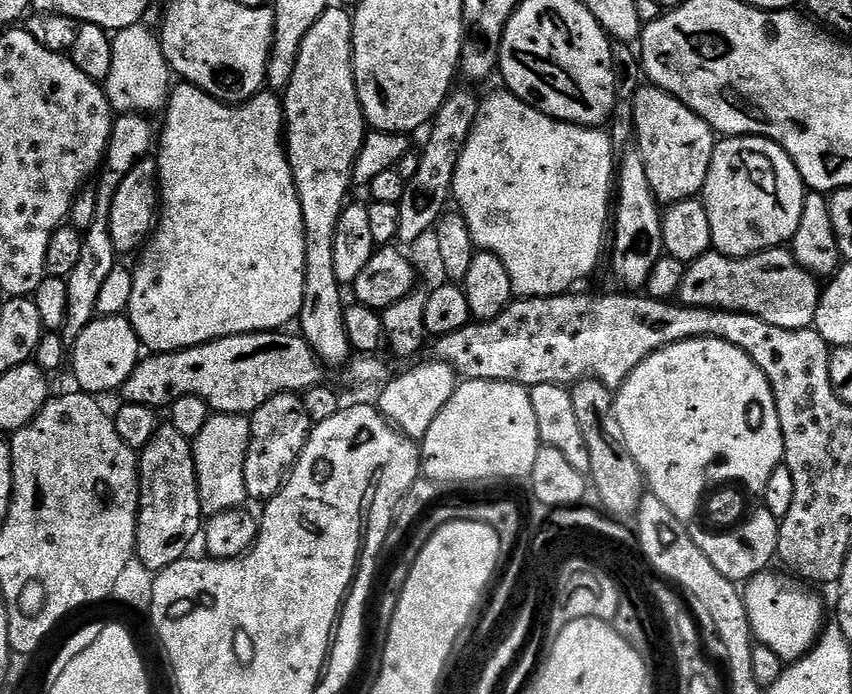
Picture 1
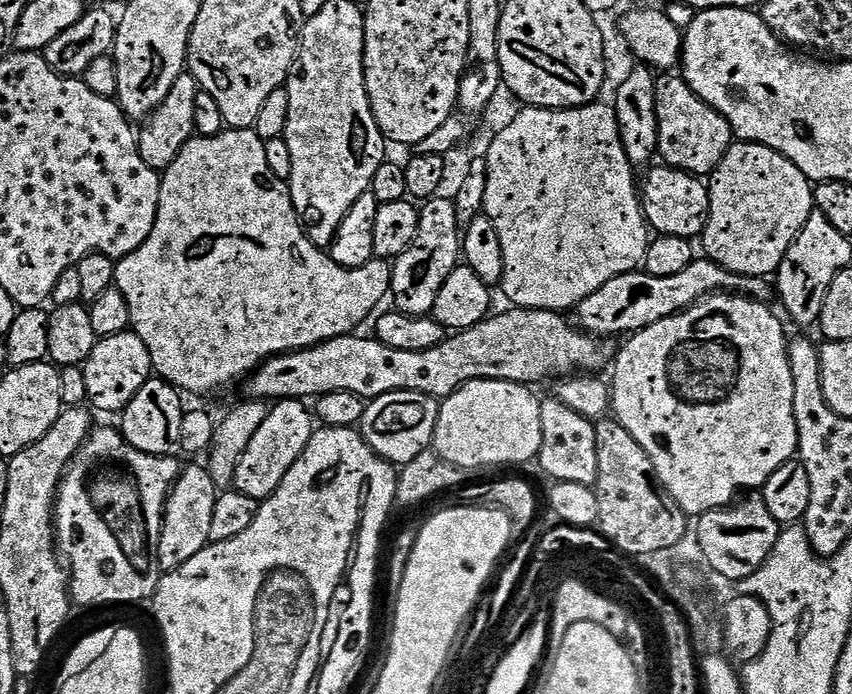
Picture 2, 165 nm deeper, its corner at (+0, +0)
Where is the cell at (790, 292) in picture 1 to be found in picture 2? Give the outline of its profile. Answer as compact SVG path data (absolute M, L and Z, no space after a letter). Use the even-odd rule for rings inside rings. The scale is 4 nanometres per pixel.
M696 258L690 266L686 266L686 270L681 270L679 274L670 274L670 278L658 278L646 270L627 272L618 278L612 278L610 282L606 282L606 286L594 290L594 294L576 305L574 316L577 316L575 319L582 325L583 331L601 338L617 338L616 336L622 336L626 332L635 334L654 326L654 322L662 322L666 318L676 316L693 304L700 303L705 296L715 296L721 290L743 294L761 302L767 301L768 286L770 290L767 279L759 276L739 276L727 272L710 259Z

